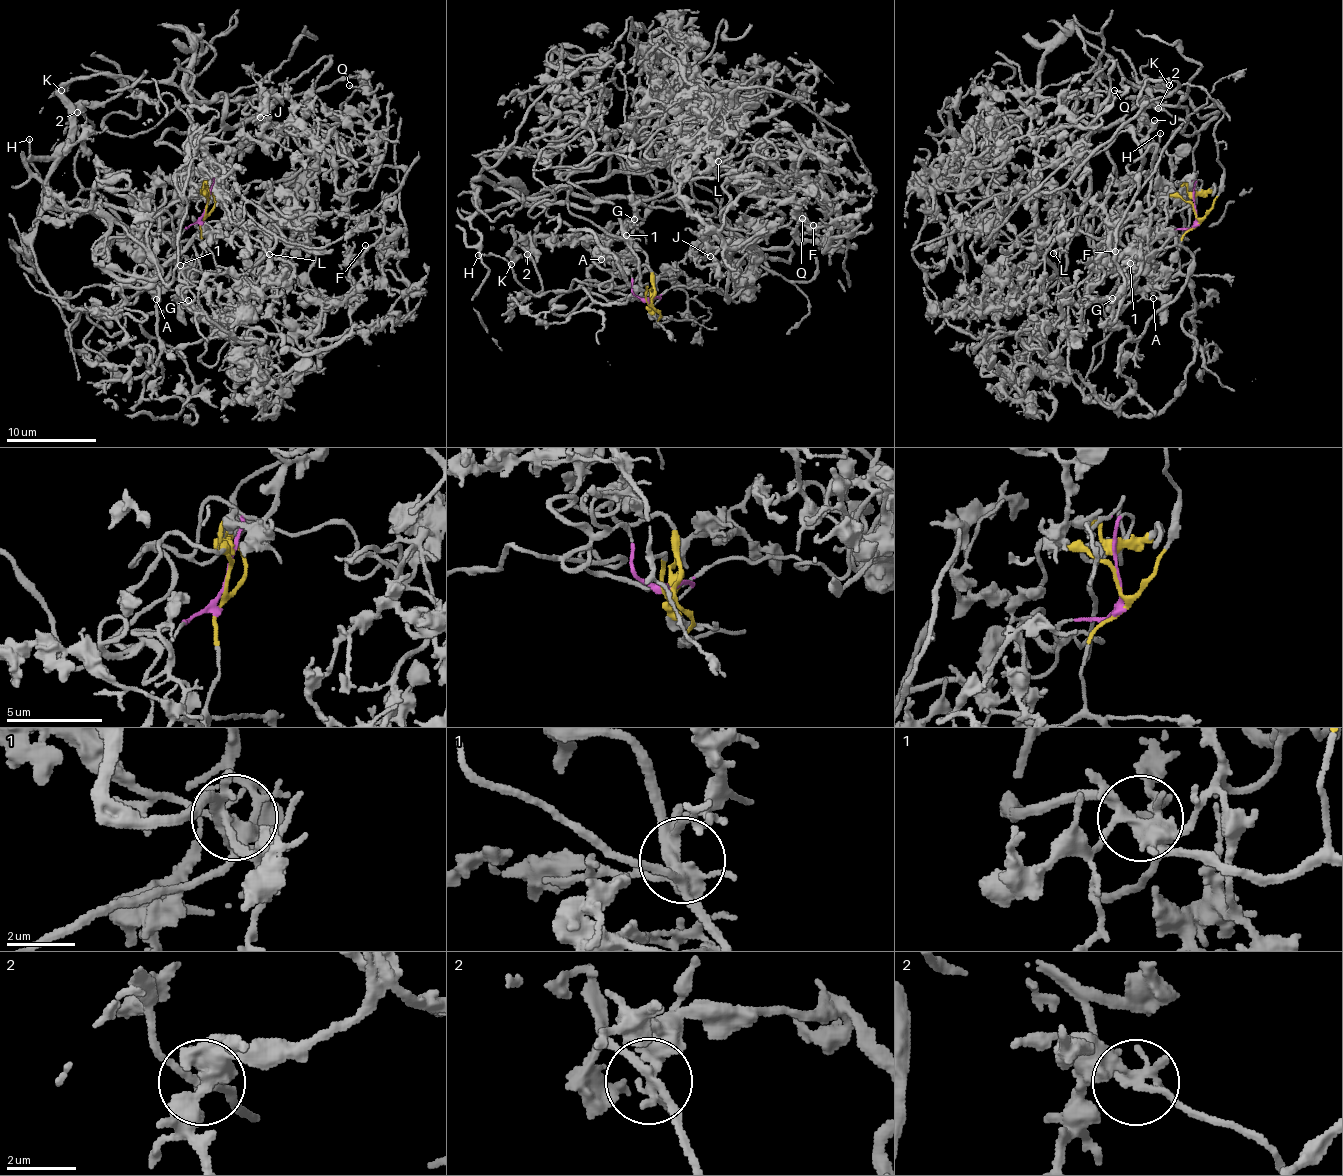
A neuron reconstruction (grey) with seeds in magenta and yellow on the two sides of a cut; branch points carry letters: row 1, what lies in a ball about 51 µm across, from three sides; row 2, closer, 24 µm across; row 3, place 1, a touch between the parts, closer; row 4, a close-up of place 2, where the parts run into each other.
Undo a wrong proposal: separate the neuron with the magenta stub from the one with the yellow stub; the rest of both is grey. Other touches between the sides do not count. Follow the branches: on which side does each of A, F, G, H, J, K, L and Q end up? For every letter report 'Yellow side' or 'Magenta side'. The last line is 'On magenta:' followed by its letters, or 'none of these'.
A: Magenta side
F: Yellow side
G: Magenta side
H: Magenta side
J: Yellow side
K: Magenta side
L: Yellow side
Q: Yellow side
On magenta: A, G, H, K

